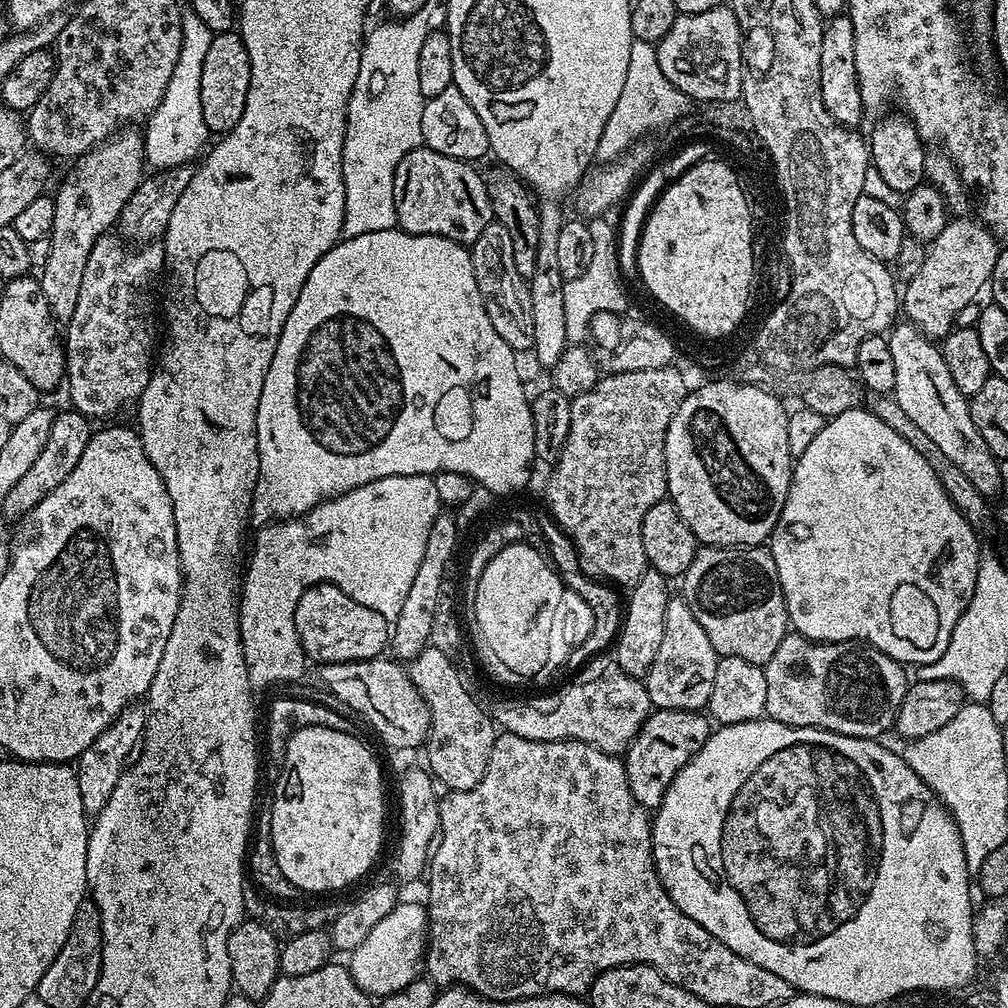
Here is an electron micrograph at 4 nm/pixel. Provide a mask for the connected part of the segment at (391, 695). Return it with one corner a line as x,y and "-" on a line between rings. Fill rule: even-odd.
395,659
355,660
324,664
319,667
320,678
327,688
344,704
368,719
368,724
392,748
416,748
425,743
432,731
432,719
422,694
418,694
408,677
405,665

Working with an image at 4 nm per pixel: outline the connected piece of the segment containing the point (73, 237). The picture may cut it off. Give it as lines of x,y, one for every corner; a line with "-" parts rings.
125,126
121,128
120,131
112,133
112,135
109,136
108,139
102,141
102,143
97,144
95,148
91,148
90,151
85,152
83,156
75,161
76,169
61,182
60,189
54,192
54,226
52,227
52,234
50,236
50,258
46,258
46,266
39,269
38,279
42,286
42,294
46,294
46,306
50,306
50,314
57,325
66,326
70,322
70,318
74,318
74,306
78,306
78,290
82,290
82,274
86,271
86,258
90,258
90,250
94,250
96,239
105,235
105,233
111,229
108,228
111,224
113,227
113,225
119,221
122,210
126,206
126,202
136,192
136,187
138,187
141,182
142,173
145,171
143,168
146,168
144,138
139,131
135,132
134,129
135,127

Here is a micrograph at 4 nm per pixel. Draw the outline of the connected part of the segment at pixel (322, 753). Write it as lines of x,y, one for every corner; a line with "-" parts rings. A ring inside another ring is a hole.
322,726
298,728
288,737
282,773
284,773
284,785
281,786
276,801
271,801
270,804
272,809
272,844
278,866
282,868
282,873
290,883
304,894
306,892
332,892
335,888
344,888
347,884
354,883
359,876
366,875
371,870
376,855
380,852
380,843
384,840
384,780
380,777
380,764
372,757
371,750
352,732
339,732

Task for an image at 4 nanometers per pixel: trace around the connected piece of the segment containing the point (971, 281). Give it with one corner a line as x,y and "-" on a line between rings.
949,219
942,234
938,234
938,238
934,238
927,245
922,270
918,270
918,274
914,274
914,278
906,281
902,288
902,312
903,315
904,312
908,315
905,316
907,323
913,324
923,336
927,336
933,342
943,341
944,337
956,327
956,319
958,314
962,314
964,307
977,302
980,287
983,284
985,287
991,281
992,271
998,262
1001,245
997,237
993,236
988,225
979,219
968,219

